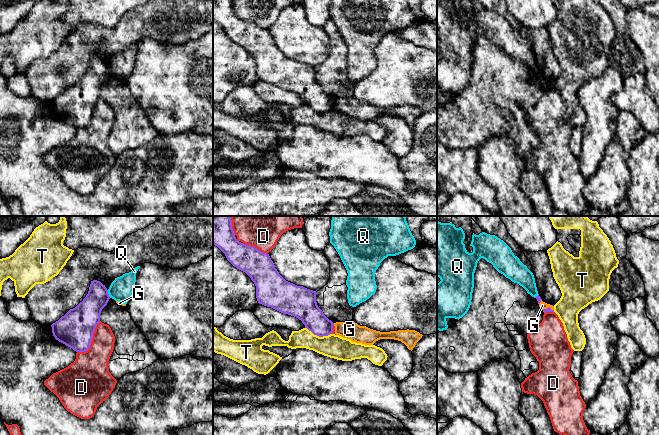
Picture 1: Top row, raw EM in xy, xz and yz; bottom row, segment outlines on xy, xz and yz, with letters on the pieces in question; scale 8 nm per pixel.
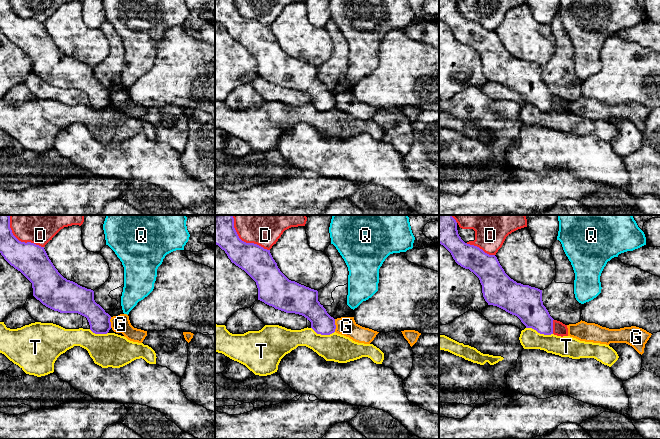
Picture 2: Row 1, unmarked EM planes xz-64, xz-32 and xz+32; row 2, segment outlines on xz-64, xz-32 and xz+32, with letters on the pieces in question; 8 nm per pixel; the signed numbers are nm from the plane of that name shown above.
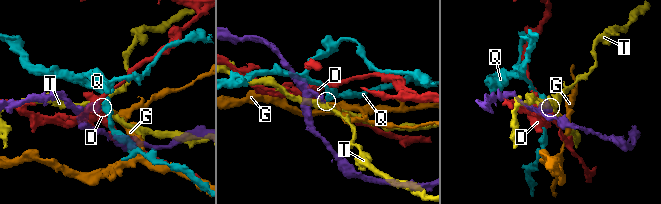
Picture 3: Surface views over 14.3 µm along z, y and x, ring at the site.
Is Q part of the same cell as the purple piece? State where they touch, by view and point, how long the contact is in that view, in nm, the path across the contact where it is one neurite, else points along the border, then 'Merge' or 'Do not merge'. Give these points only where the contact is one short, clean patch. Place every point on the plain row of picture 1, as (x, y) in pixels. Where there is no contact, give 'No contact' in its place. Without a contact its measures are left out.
Touches purple at xy (108, 70). Shared border 70 nm. Boundary: xy (107, 66), (110, 73). Do not merge

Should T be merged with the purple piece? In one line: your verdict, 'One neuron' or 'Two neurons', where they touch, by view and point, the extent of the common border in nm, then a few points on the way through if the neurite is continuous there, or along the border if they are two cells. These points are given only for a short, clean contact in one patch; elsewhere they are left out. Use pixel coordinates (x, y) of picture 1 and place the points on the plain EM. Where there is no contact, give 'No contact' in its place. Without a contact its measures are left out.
Two neurons. Touches purple at xz (318, 111). Shared border 220 nm. Boundary: xz (305, 103), (319, 112), (331, 110)

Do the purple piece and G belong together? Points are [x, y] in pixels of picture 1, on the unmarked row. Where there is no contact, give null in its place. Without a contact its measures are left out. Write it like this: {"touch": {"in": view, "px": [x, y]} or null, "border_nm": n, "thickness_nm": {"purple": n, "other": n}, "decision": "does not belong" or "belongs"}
{"touch": {"in": "yz", "px": [548, 83]}, "border_nm": 100, "thickness_nm": {"purple": 40, "other": 60}, "decision": "does not belong"}

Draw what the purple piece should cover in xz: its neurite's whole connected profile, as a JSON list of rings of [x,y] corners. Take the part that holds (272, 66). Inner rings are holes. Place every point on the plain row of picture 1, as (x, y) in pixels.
[[[213,0],[213,20],[251,54],[259,80],[298,94],[314,111],[332,110],[334,99],[318,83],[316,67],[286,57],[269,30],[236,15],[232,0]]]

